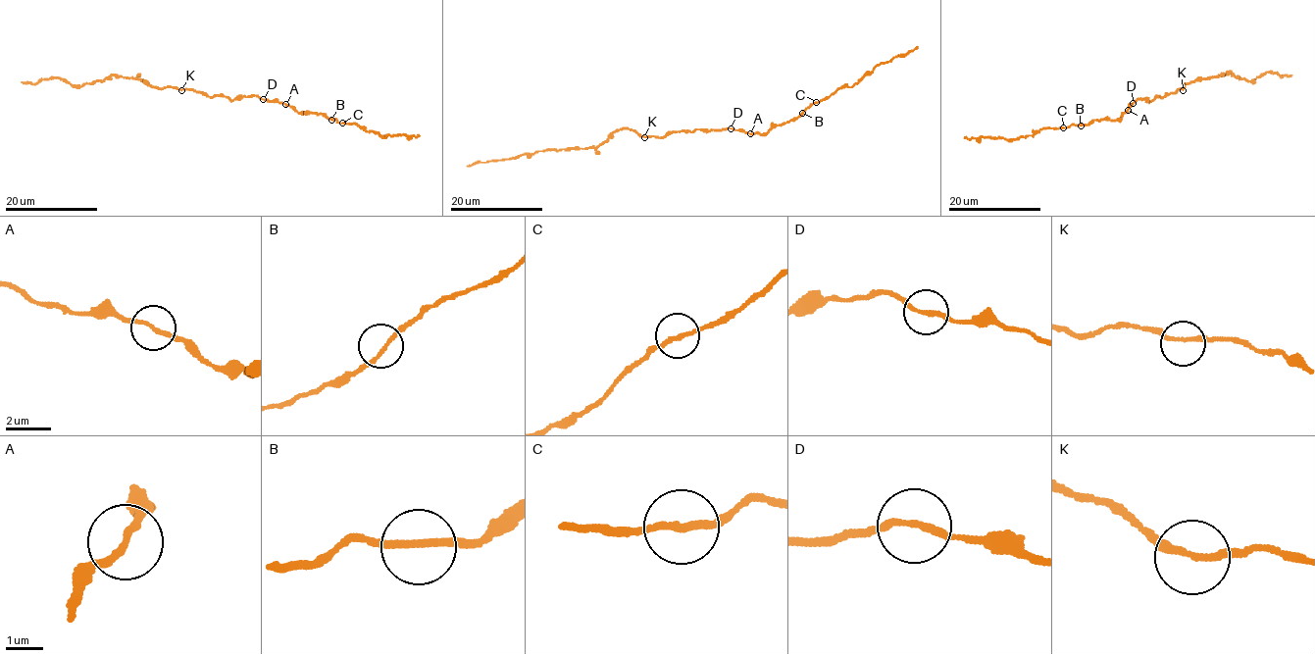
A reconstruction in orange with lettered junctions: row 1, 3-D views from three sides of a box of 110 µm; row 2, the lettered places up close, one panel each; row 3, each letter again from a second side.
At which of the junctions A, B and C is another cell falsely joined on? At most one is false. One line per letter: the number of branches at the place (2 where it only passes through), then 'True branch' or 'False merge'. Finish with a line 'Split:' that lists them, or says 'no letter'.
A: Branches: 2. True branch
B: Branches: 2. True branch
C: Branches: 2. True branch
Split: no letter

